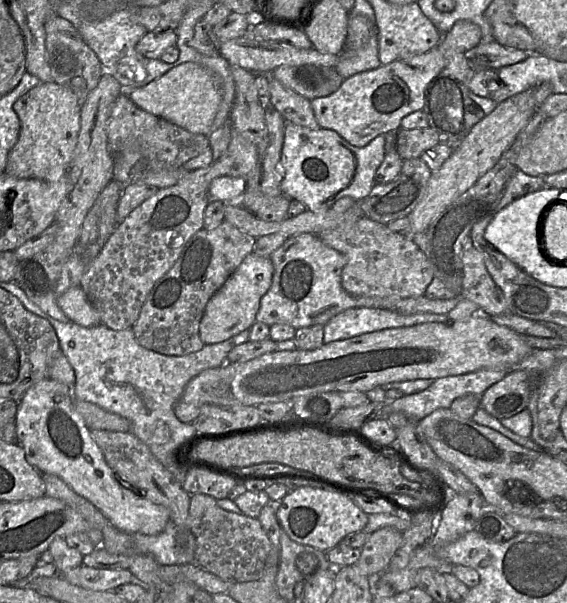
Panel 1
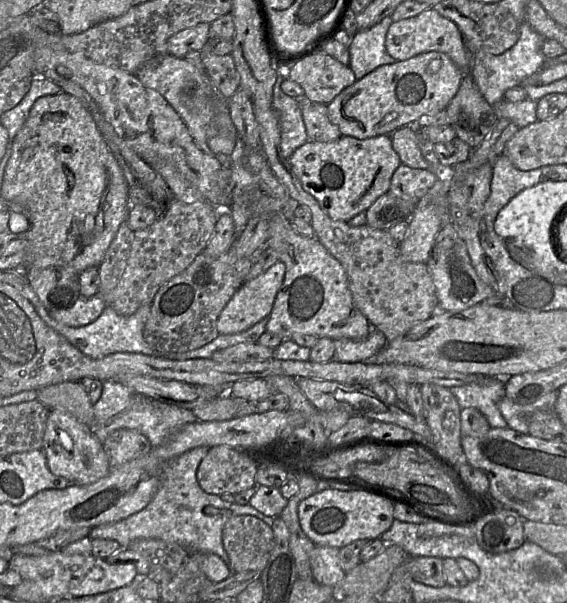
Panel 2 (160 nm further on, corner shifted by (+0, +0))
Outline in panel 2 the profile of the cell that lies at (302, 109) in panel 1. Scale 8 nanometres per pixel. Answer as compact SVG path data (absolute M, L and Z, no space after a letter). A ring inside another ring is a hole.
M304 95L303 97L295 98L298 98L300 103L306 134L309 140L333 142L343 136L339 128L329 120L326 105L311 101Z

